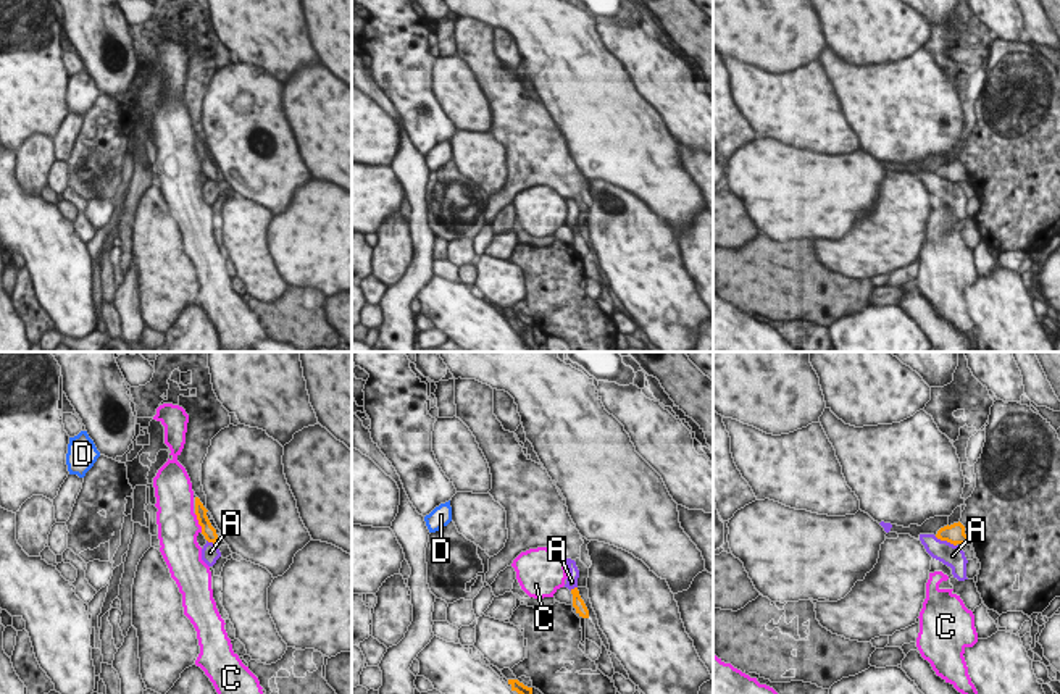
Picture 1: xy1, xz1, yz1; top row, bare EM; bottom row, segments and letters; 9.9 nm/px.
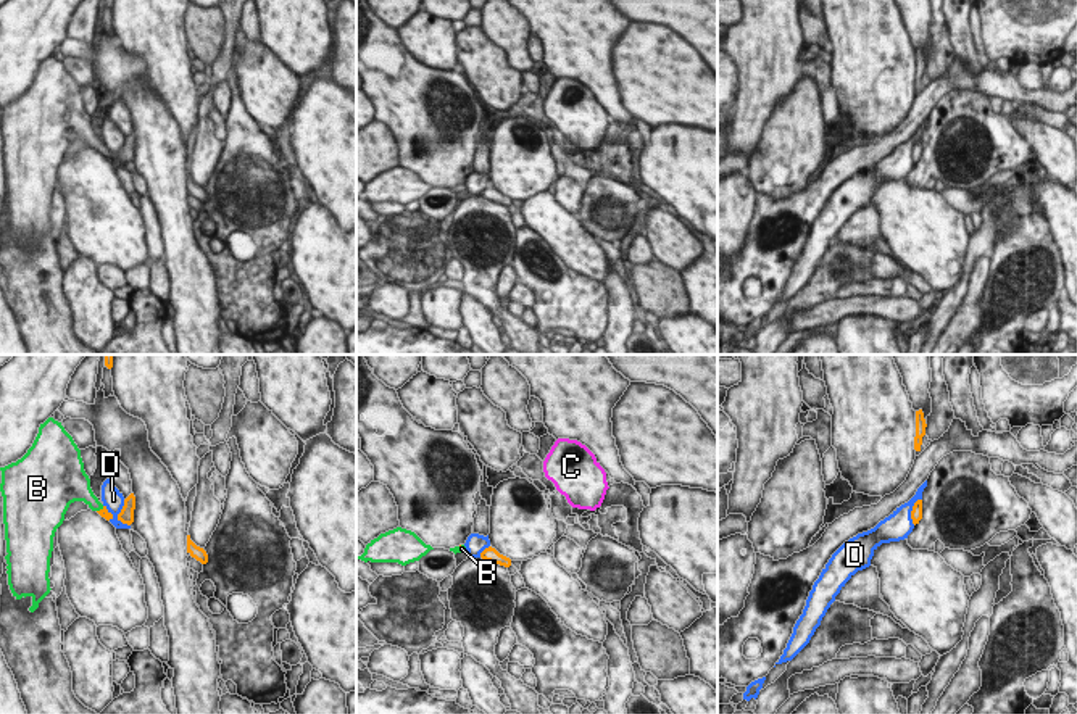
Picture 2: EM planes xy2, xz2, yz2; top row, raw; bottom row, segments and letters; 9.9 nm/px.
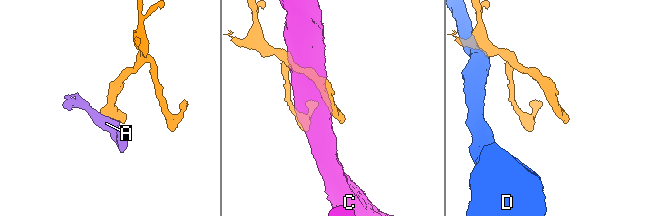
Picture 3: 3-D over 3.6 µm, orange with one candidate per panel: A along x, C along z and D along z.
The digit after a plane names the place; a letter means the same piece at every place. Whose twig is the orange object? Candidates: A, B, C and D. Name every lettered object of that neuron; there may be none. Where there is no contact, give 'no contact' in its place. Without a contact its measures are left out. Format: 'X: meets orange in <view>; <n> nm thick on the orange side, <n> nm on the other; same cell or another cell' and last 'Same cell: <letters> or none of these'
A: meets orange in yz1; 190 nm thick on the orange side, 220 nm on the other; another cell
B: meets orange in xy2; 90 nm thick on the orange side, 190 nm on the other; same cell
C: meets orange in xy1; 140 nm thick on the orange side, 420 nm on the other; another cell
D: meets orange in xy2; 160 nm thick on the orange side, 200 nm on the other; another cell
Same cell: B

